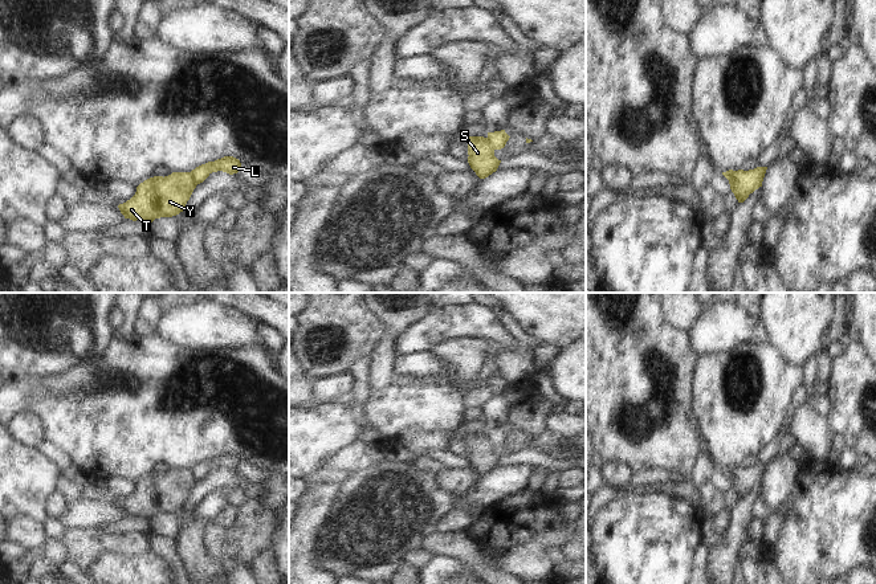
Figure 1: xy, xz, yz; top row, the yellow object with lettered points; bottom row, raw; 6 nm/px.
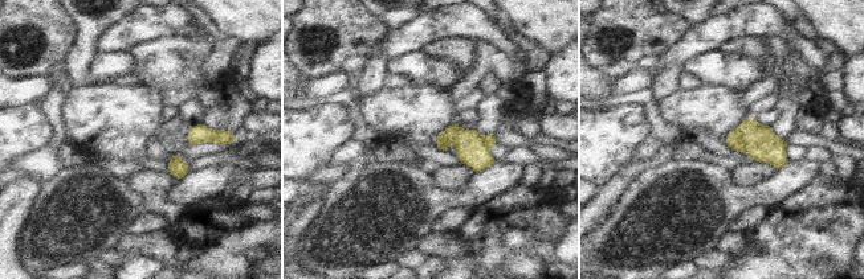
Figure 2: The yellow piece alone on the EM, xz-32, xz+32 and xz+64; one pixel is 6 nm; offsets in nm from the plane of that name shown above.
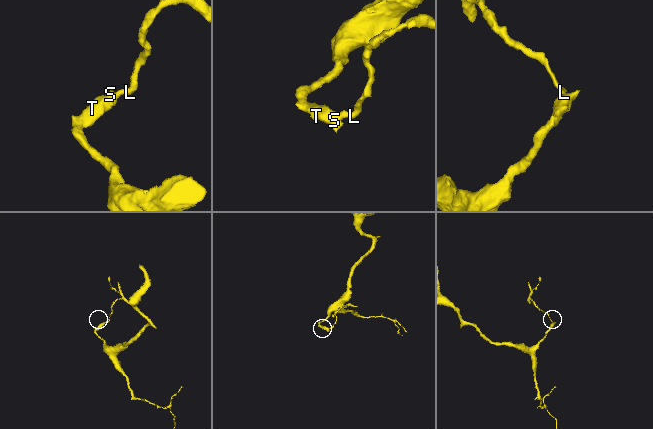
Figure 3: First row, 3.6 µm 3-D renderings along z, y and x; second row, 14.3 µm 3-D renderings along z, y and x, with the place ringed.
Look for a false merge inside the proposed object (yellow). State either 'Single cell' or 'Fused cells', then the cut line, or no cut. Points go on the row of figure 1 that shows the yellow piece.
Fused cells. Split along xy (191, 171), (196, 184).

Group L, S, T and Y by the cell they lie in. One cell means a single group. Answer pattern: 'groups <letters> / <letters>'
groups L / S T Y

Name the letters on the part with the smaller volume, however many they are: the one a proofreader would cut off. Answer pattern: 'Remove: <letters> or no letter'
Remove: L

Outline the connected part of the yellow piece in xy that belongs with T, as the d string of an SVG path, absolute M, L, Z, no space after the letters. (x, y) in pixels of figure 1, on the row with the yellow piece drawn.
M192 172L154 176L140 183L135 195L118 208L125 219L150 224L183 212L196 185Z

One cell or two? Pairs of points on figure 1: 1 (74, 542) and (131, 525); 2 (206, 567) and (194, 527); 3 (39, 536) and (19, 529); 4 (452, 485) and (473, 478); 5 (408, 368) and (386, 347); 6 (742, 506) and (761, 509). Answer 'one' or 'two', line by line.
1: two
2: one
3: one
4: one
5: two
6: two

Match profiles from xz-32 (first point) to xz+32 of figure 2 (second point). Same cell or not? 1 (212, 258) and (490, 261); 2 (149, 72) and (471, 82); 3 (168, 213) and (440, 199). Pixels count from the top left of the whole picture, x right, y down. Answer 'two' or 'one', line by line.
1: two
2: two
3: two

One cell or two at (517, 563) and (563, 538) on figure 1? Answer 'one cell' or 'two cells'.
one cell

